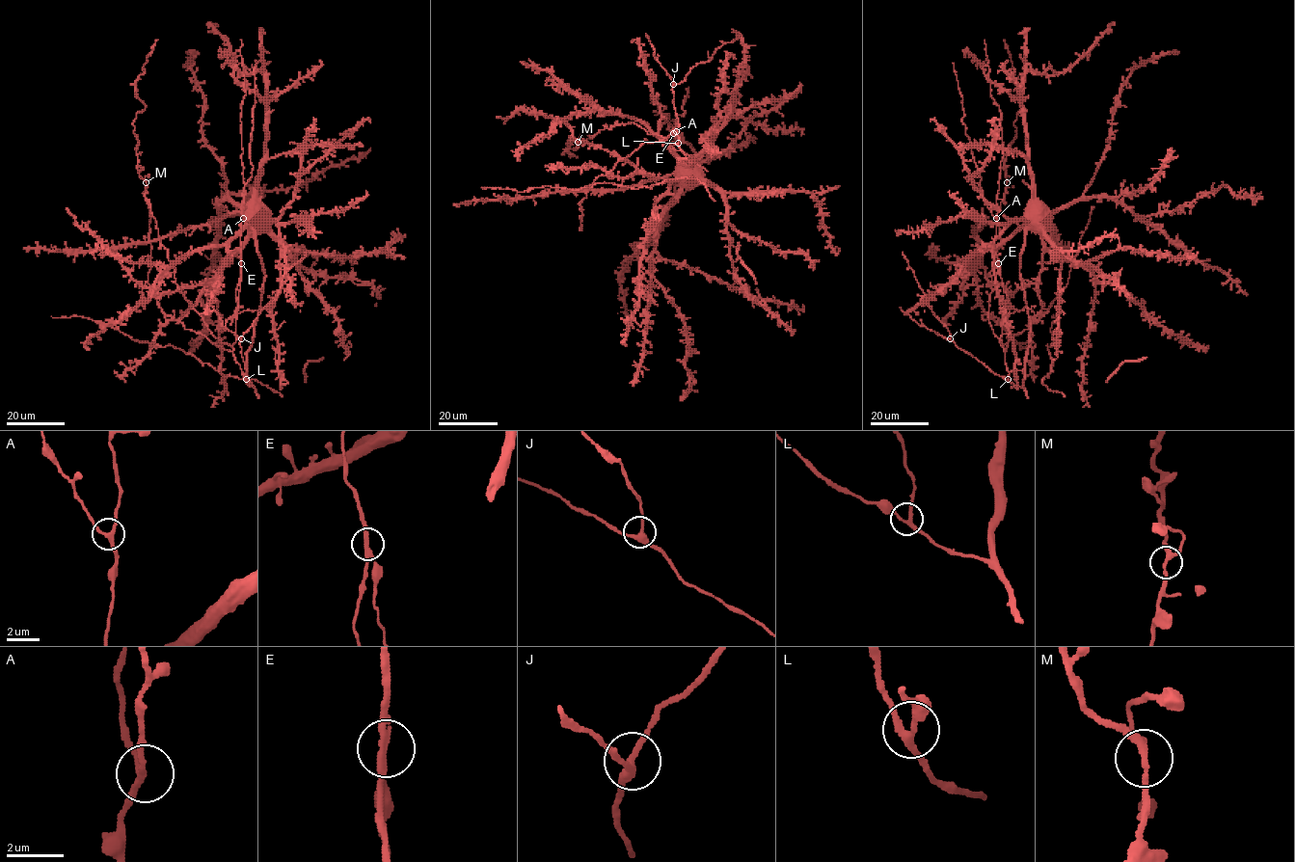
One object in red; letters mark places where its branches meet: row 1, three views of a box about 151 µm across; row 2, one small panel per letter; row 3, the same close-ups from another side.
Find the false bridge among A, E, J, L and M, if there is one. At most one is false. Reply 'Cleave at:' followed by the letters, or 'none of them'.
Cleave at: E

